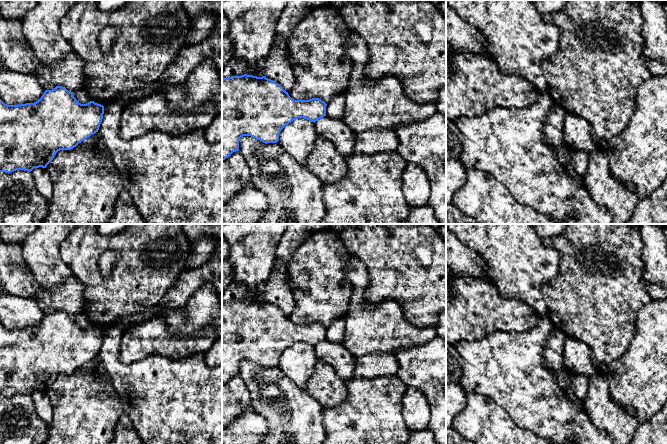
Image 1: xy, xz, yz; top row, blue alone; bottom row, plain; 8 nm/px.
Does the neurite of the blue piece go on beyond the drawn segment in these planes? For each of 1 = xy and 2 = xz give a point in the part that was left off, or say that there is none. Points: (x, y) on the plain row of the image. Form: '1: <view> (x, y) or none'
1: none
2: none

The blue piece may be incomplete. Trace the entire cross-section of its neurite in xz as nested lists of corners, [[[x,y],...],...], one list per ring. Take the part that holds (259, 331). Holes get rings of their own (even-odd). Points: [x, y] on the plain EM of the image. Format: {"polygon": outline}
{"polygon": [[[231,300],[222,303],[222,384],[239,375],[239,364],[251,360],[263,367],[277,367],[281,354],[298,342],[311,346],[326,340],[327,328],[319,322],[294,324],[283,311],[265,300]]]}

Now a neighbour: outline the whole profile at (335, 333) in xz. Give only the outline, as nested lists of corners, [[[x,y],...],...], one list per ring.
[[[343,317],[335,320],[326,330],[326,340],[331,343],[343,344],[345,337],[345,320]]]

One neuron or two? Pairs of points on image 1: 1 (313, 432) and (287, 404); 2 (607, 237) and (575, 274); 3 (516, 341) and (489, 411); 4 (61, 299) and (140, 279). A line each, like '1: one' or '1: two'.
1: one
2: one
3: two
4: two

